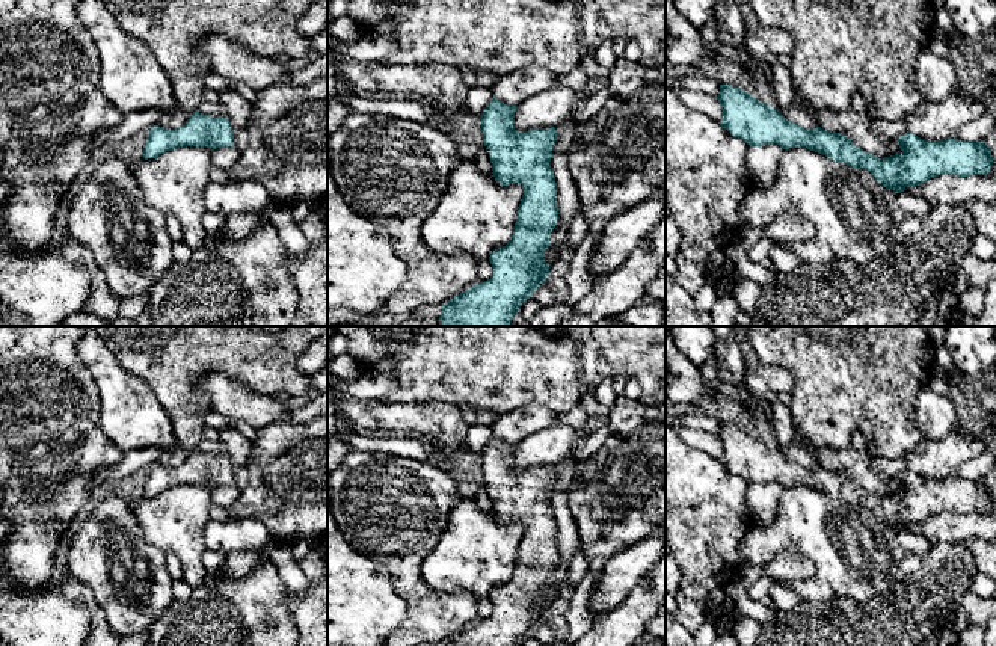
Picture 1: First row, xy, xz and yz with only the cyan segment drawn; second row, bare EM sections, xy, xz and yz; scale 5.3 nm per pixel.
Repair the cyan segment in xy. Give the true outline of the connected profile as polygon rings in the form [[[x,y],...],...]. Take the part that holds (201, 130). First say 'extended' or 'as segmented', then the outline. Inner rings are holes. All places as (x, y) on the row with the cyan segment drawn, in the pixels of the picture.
as segmented; [[[190,113],[187,122],[175,130],[154,125],[148,130],[143,158],[157,158],[181,146],[223,148],[234,145],[234,131],[228,118]]]

